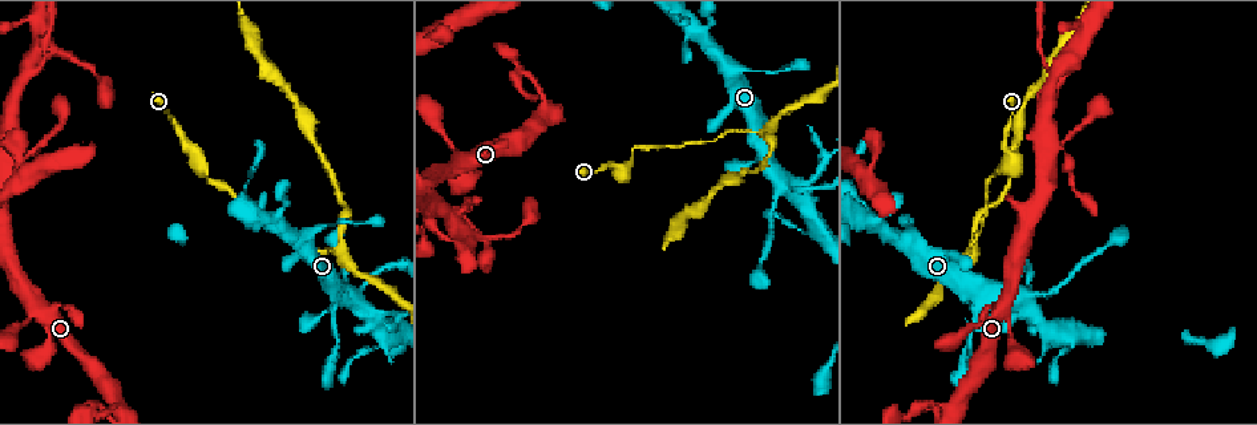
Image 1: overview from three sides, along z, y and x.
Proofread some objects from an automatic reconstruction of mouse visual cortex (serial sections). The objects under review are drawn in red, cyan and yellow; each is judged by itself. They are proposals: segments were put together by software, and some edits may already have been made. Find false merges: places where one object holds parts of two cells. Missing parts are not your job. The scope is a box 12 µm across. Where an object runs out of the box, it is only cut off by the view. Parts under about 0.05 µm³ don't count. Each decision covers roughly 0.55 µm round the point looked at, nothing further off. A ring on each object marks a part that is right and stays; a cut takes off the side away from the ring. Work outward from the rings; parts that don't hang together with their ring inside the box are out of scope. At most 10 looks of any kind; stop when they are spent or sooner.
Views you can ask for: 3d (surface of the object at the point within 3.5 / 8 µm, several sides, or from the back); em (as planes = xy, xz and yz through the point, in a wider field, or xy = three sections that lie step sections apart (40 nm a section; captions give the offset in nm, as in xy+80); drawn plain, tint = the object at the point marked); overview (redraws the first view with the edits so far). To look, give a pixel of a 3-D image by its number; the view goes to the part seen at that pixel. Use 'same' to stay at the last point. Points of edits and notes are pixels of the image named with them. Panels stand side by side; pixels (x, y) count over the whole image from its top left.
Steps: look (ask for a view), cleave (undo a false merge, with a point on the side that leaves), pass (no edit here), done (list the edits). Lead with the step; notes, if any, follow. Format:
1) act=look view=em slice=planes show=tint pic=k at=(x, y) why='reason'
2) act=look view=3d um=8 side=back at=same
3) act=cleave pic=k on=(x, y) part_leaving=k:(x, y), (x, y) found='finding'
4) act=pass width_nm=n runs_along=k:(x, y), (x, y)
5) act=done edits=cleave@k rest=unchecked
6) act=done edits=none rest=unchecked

act=look view=3d um=3.5 pic=1 at=(633, 149) why='thick turns thin'

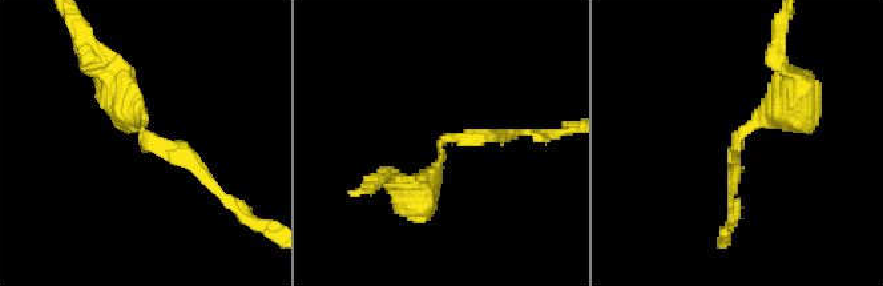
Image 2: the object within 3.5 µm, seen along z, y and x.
act=look view=em slice=xy step=1 show=tint pic=2 at=(745, 130) arm_widths_nm=150,450 why='now the EM'

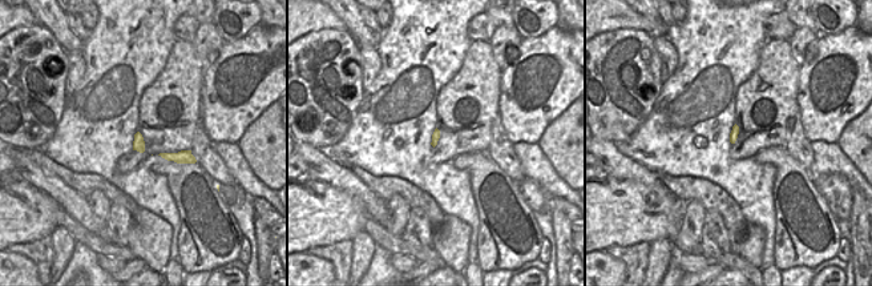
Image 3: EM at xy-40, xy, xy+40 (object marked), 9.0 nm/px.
act=pass runs_along=2:(115, 79), (142, 132), (213, 185) found='one cell here'

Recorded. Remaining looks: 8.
act=look view=3d um=3.5 pic=1 at=(781, 180) why='small branch off a trunk'

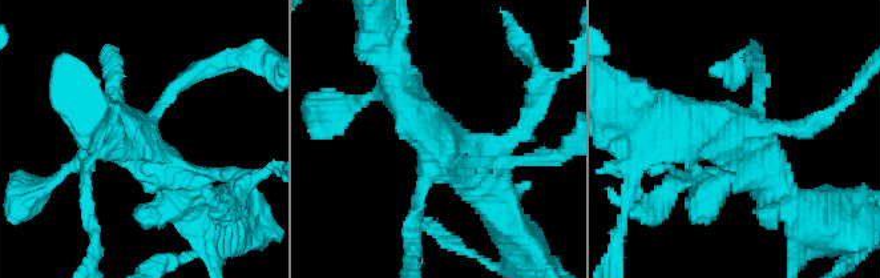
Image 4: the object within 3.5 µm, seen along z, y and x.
act=look view=em slice=xy step=2 show=tint pic=4 at=(144, 140) arms=4 arm_widths_nm=150,150,450,450 why='need the tissue'

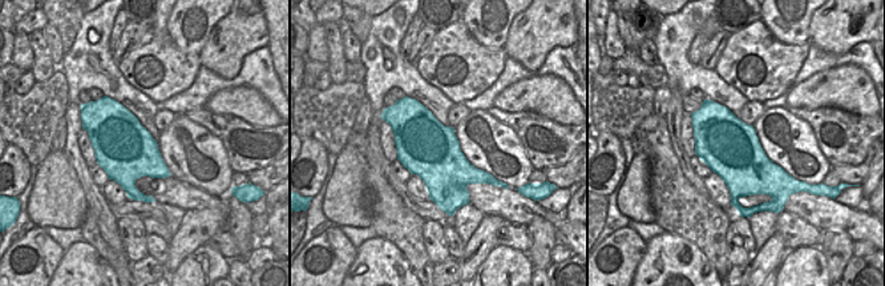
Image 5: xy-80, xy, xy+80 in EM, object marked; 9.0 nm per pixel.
act=pass runs_along=4:(395, 73), (407, 107), (485, 192) found='one cell here'

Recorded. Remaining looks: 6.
act=look view=3d um=3.5 pic=1 at=(338, 254)

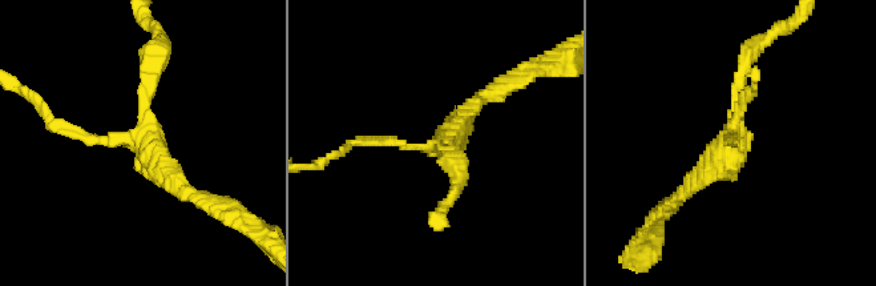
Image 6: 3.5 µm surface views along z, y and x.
act=look view=em slice=planes show=tint pic=6 at=(141, 143)

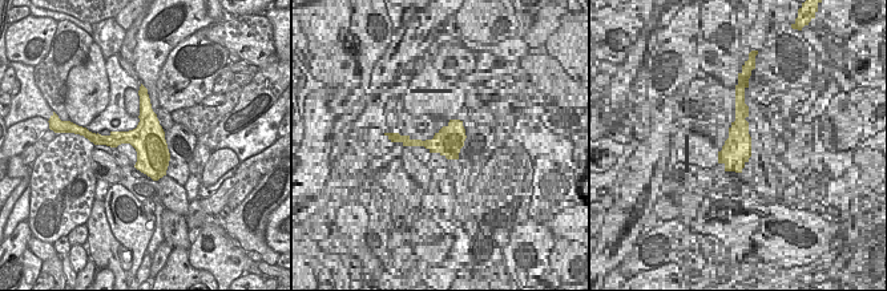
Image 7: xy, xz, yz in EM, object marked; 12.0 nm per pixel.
act=pass arms=3 runs_along=6:(53, 125), (140, 141), (152, 56) found='one cell here'

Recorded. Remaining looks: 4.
act=look view=3d um=3.5 pic=1 at=(816, 227) why='sharp bend'

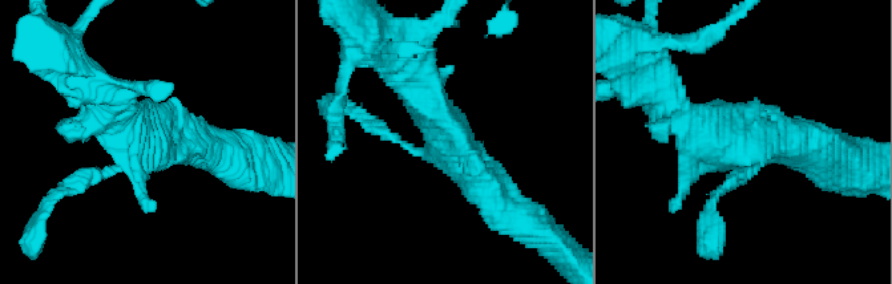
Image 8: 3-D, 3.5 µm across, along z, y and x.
act=look view=em slice=xy step=1 show=tint pic=8 at=(441, 142)

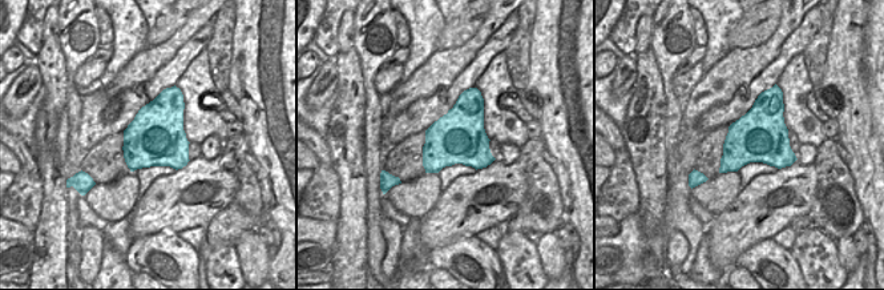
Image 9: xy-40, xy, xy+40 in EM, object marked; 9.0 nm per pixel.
act=pass runs_along=8:(408, 73), (499, 210) found='continuous, no second cell'

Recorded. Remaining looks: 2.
act=done edits=none rest=unchecked

